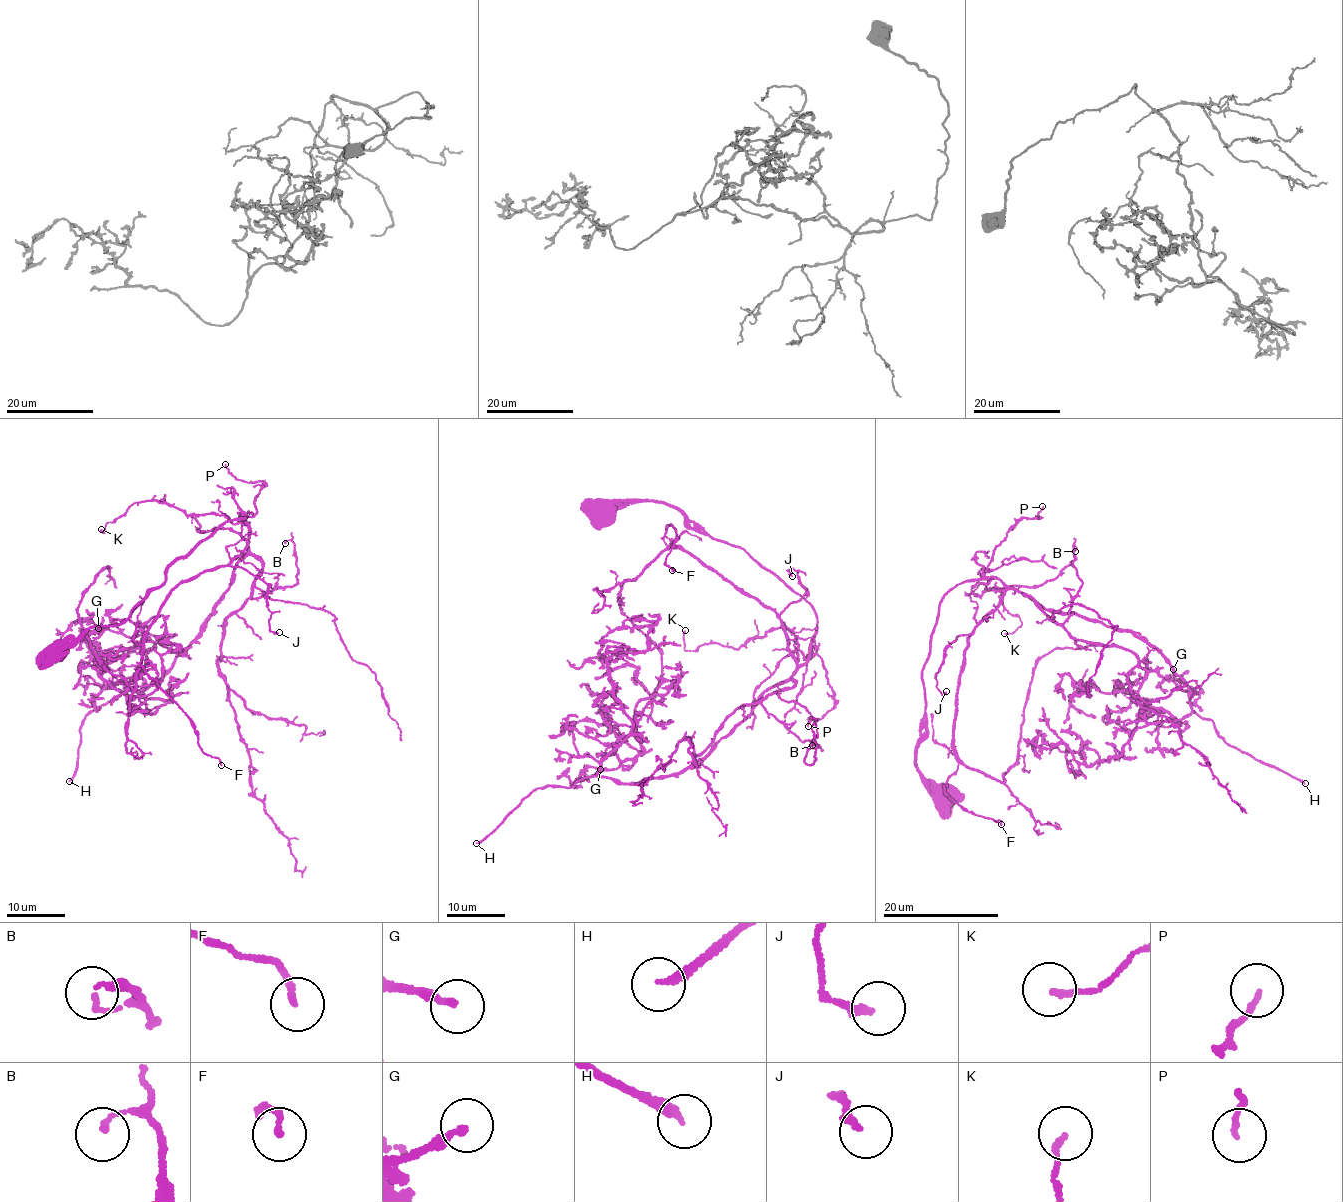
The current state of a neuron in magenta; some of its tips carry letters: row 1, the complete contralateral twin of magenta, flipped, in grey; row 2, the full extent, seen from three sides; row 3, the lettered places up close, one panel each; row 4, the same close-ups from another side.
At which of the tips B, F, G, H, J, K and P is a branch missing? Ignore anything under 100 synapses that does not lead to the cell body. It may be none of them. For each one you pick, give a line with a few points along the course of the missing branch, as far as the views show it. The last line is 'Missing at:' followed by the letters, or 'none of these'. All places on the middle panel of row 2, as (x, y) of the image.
Missing at: H

